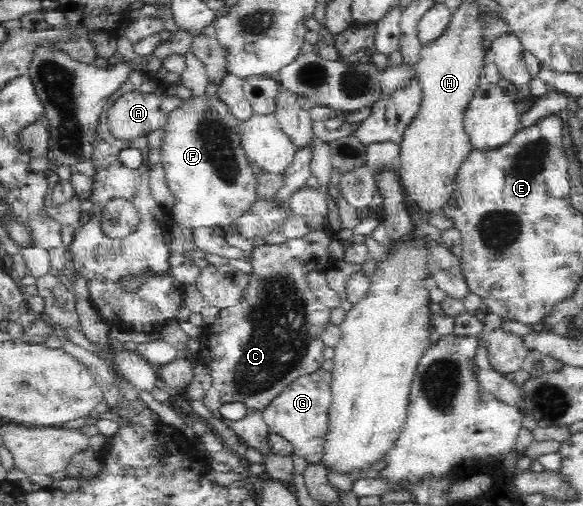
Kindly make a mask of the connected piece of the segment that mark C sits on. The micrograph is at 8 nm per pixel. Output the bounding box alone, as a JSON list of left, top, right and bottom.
[202,221,341,453]

